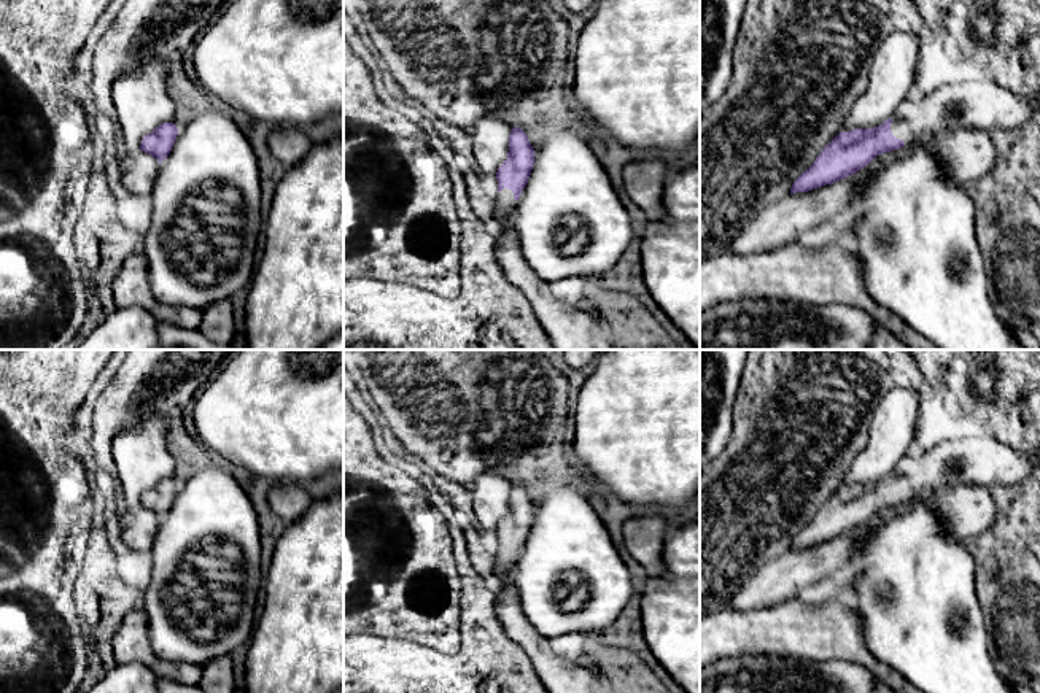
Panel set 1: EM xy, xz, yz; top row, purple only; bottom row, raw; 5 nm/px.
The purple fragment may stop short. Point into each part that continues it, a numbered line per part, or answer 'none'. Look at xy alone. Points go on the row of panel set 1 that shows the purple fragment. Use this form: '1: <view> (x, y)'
none

